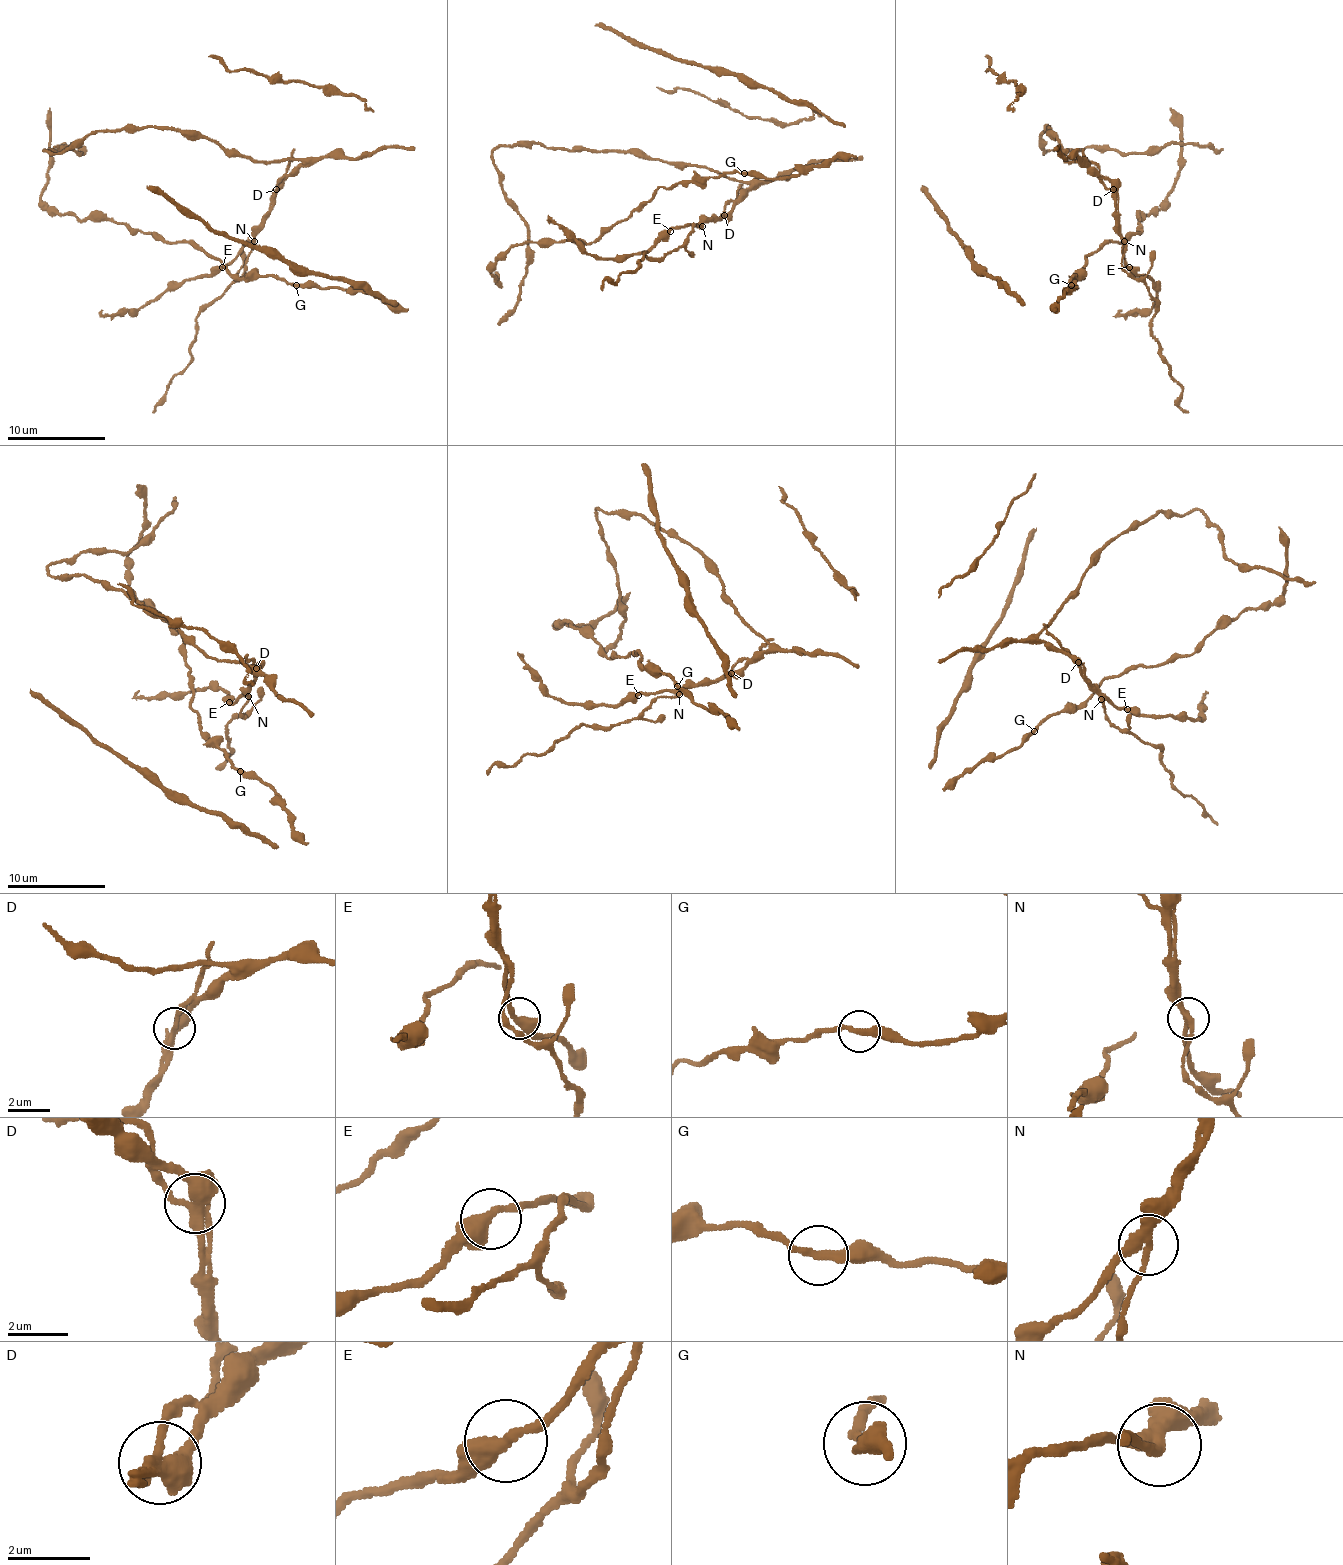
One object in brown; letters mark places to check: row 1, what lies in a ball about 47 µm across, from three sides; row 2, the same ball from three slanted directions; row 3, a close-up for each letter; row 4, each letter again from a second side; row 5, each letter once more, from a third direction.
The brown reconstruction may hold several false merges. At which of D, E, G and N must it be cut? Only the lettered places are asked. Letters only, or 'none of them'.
N

